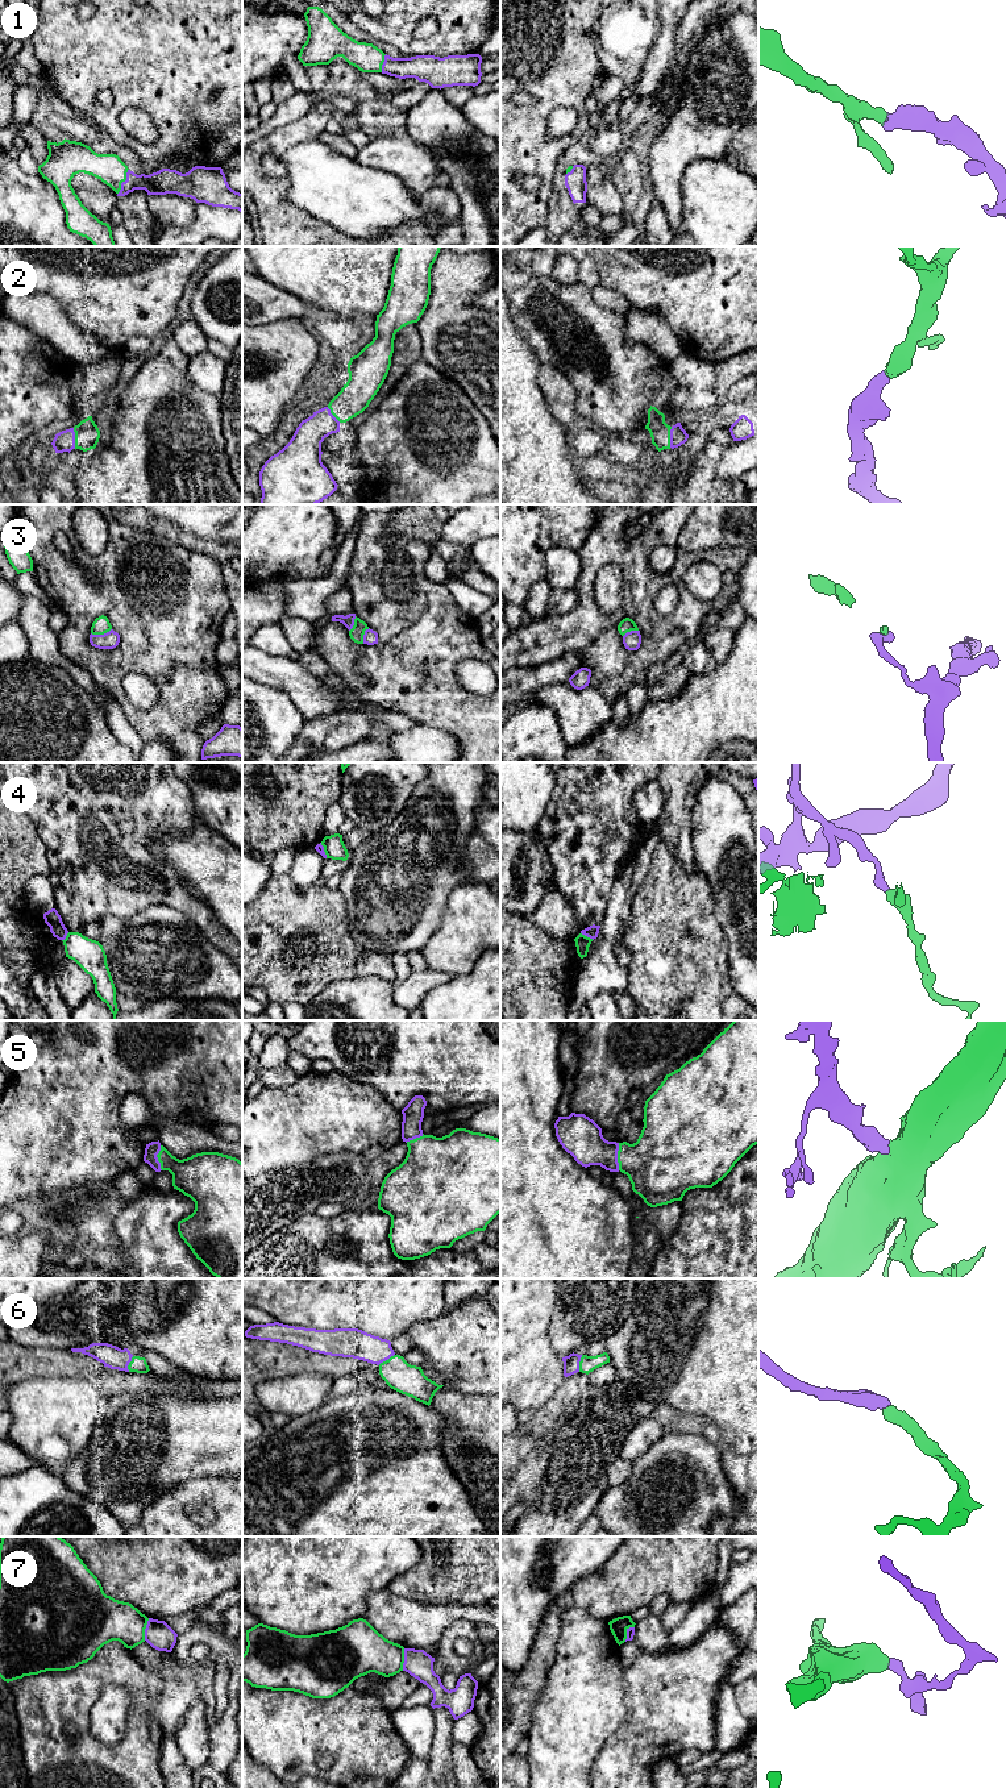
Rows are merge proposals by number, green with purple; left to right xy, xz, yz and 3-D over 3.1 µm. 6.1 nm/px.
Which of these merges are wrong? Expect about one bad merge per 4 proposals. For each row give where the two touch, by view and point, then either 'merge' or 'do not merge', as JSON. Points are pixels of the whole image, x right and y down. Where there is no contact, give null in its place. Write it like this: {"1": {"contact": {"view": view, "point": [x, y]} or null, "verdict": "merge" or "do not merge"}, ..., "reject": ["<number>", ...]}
{"1": {"contact": {"view": "xy", "point": [123, 181]}, "verdict": "merge"}, "2": {"contact": {"view": "xy", "point": [75, 439]}, "verdict": "merge"}, "3": {"contact": {"view": "xy", "point": [100, 633]}, "verdict": "do not merge"}, "4": {"contact": {"view": "yz", "point": [586, 936]}, "verdict": "do not merge"}, "5": {"contact": {"view": "yz", "point": [618, 1156]}, "verdict": "merge"}, "6": {"contact": {"view": "yz", "point": [580, 1363]}, "verdict": "merge"}, "7": {"contact": {"view": "xy", "point": [145, 1628]}, "verdict": "do not merge"}, "reject": ["3", "4", "7"]}

